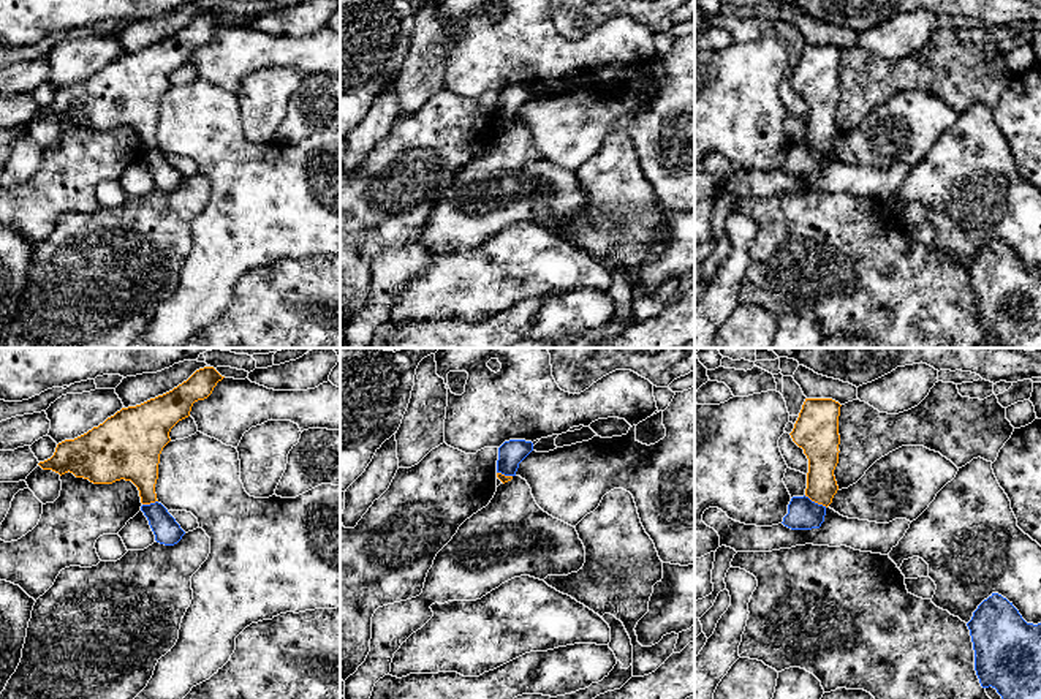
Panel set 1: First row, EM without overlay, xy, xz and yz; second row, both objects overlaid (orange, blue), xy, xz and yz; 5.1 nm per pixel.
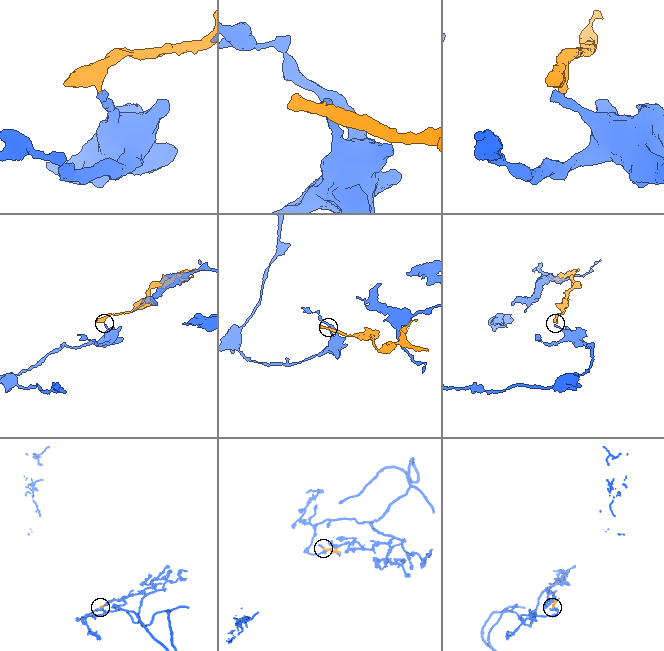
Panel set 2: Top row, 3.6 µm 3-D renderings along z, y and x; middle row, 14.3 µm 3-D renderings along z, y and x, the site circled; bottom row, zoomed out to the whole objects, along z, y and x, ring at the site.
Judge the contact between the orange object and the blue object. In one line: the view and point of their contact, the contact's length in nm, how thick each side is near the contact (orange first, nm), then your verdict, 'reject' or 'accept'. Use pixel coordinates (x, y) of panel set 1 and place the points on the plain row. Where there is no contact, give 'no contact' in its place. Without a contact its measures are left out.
contact yz (815, 147); length 130 nm; calibres 160 and 160 nm; reject

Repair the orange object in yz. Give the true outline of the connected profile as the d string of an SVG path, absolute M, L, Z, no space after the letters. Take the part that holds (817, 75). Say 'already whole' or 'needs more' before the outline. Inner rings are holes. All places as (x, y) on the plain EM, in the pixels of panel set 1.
already whole | M805 44L789 79L808 104L805 142L826 153L838 136L834 115L840 98L840 52L832 44Z

